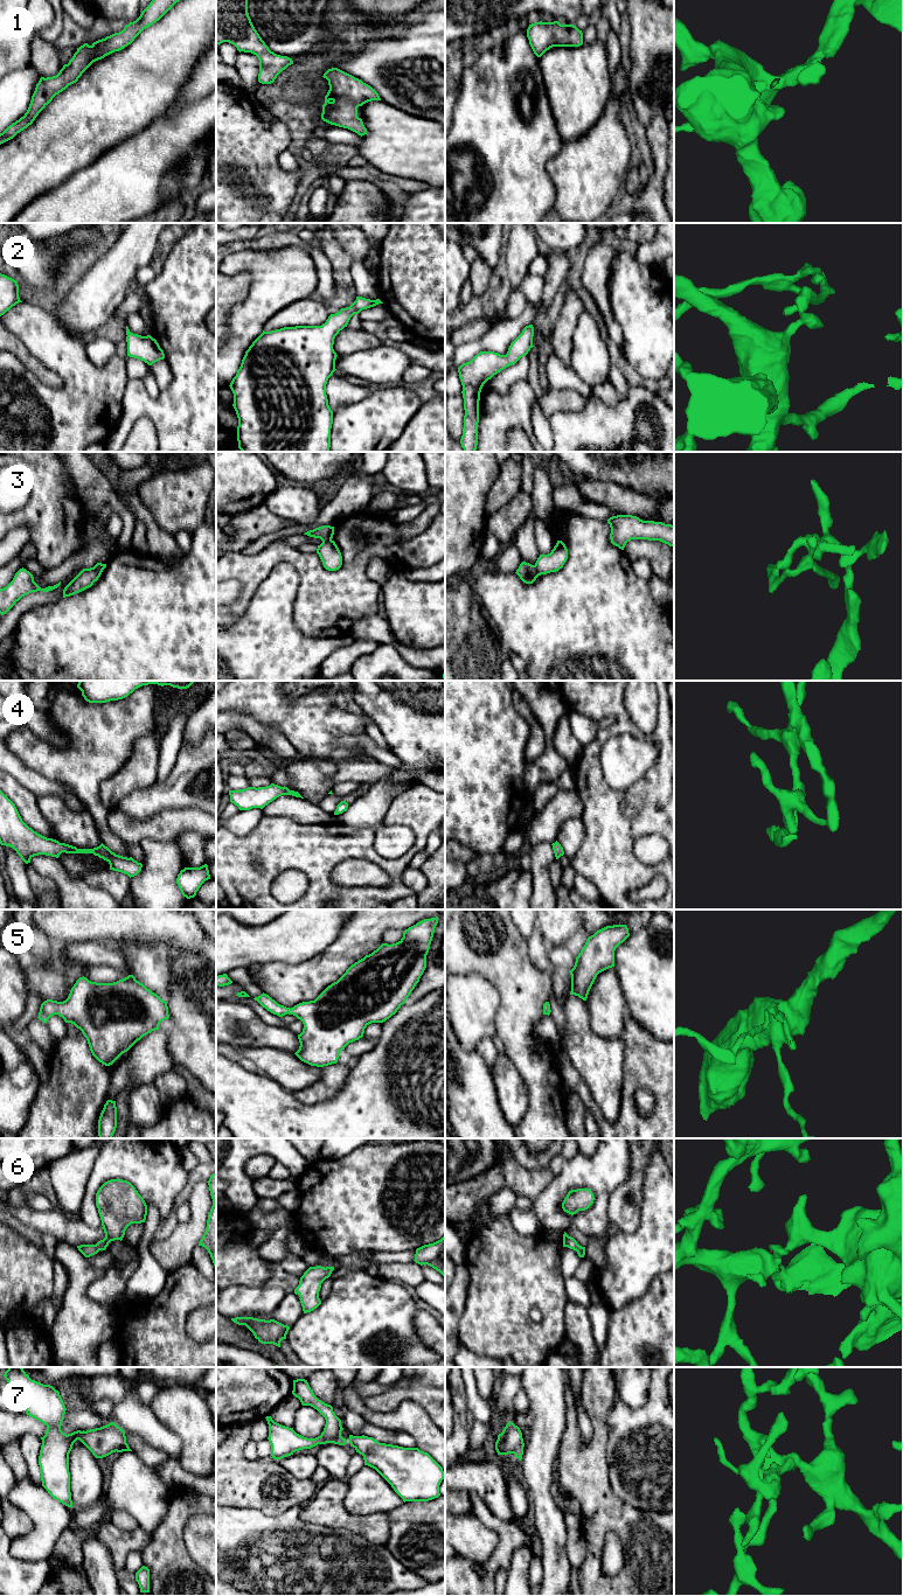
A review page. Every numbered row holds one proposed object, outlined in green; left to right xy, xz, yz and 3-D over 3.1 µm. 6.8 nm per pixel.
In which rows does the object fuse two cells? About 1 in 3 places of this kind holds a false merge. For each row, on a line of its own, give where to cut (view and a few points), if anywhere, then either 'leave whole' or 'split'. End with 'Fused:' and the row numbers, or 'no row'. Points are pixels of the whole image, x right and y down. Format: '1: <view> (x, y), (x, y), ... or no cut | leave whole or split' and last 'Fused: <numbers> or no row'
1: no cut | leave whole
2: yz (521, 333), (532, 339) | split
3: yz (534, 565), (539, 575) | split
4: no cut | leave whole
5: no cut | leave whole
6: no cut | leave whole
7: no cut | leave whole
Fused: 2, 3

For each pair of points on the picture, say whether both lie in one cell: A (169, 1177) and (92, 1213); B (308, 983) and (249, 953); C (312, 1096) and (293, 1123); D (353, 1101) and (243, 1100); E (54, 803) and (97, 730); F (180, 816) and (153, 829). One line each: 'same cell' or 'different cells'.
A: same cell
B: different cells
C: different cells
D: same cell
E: different cells
F: same cell

